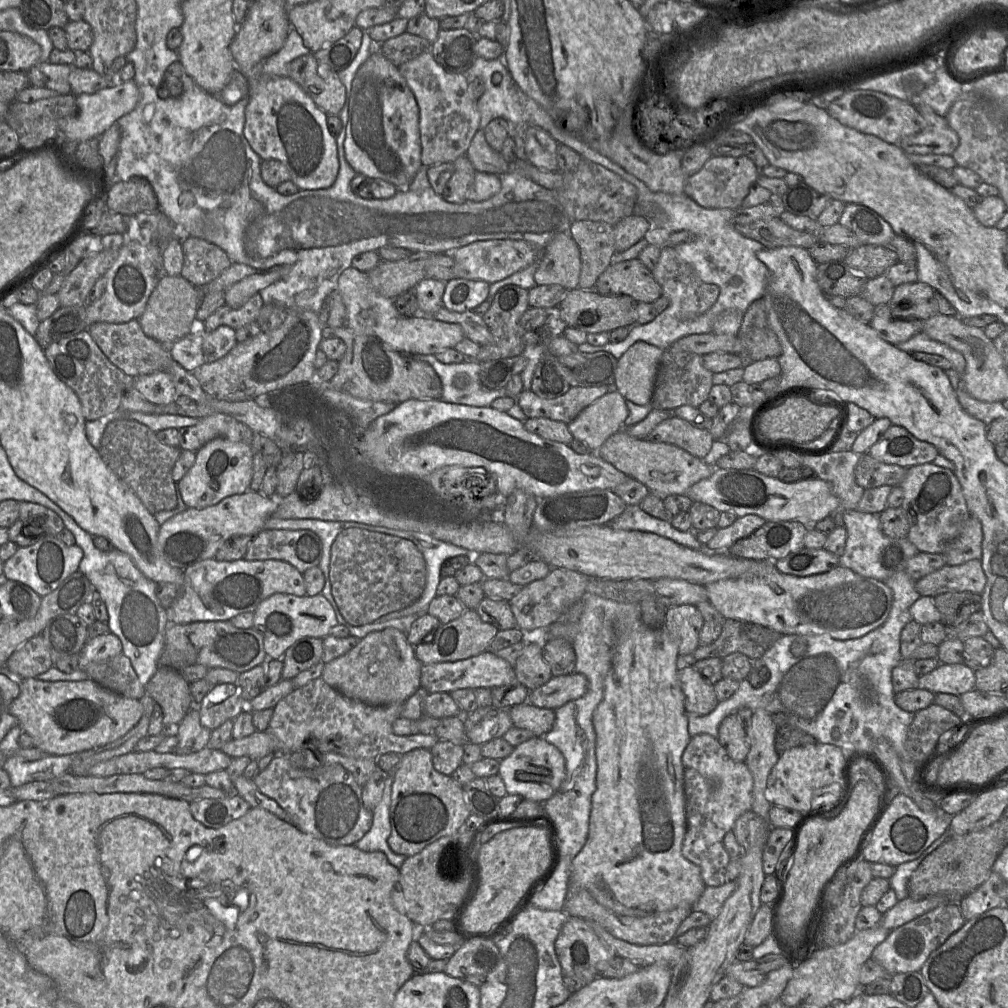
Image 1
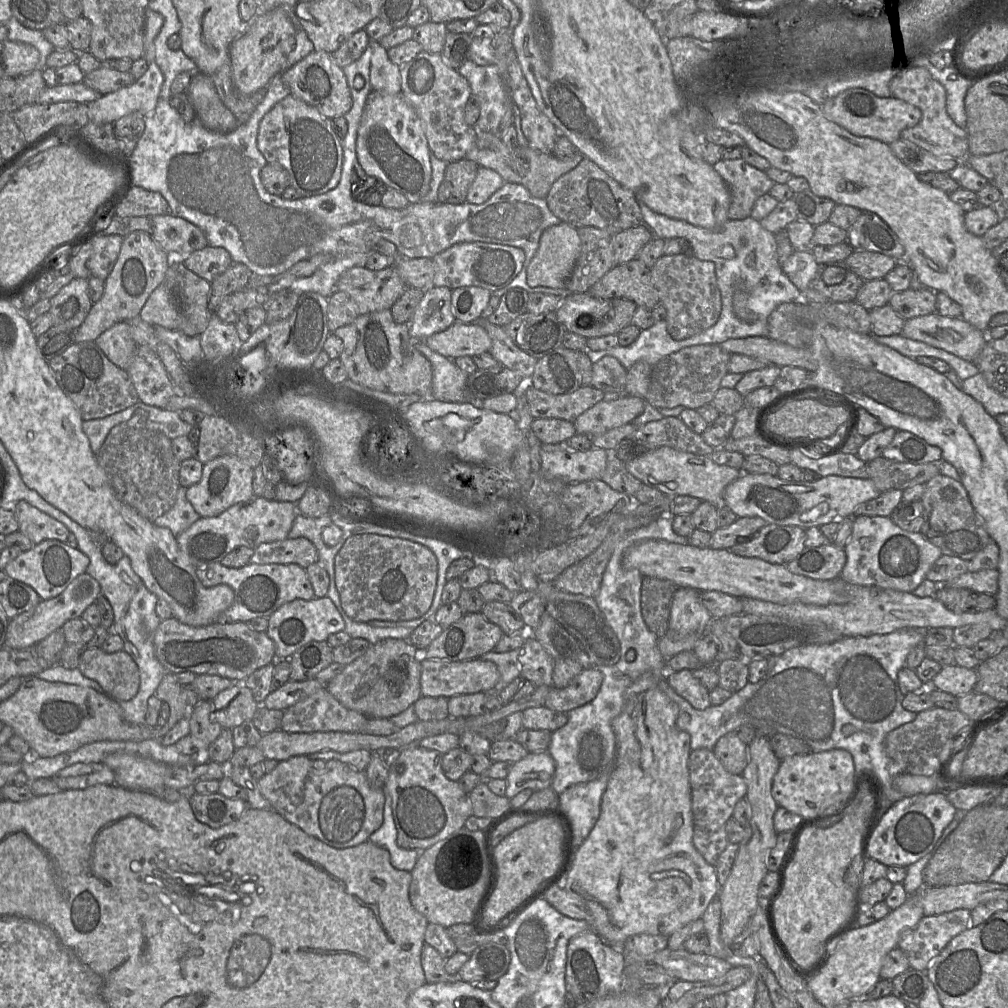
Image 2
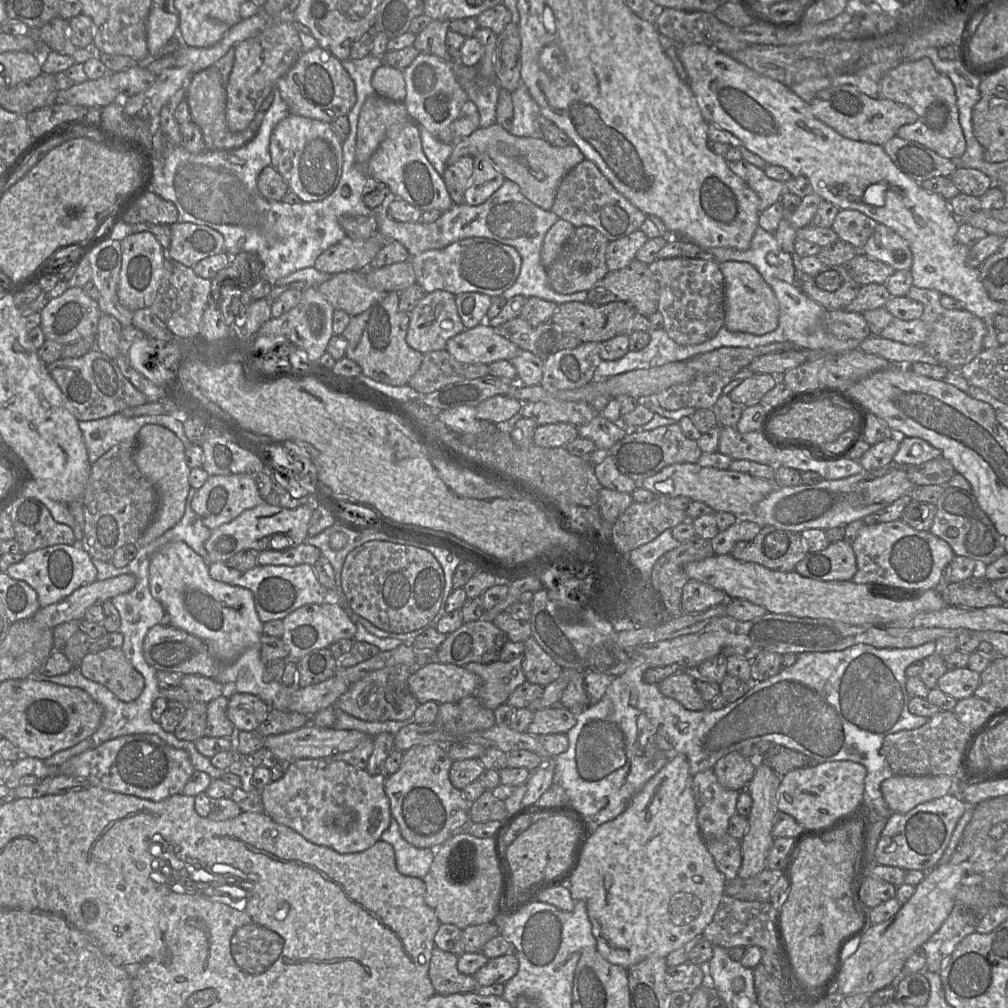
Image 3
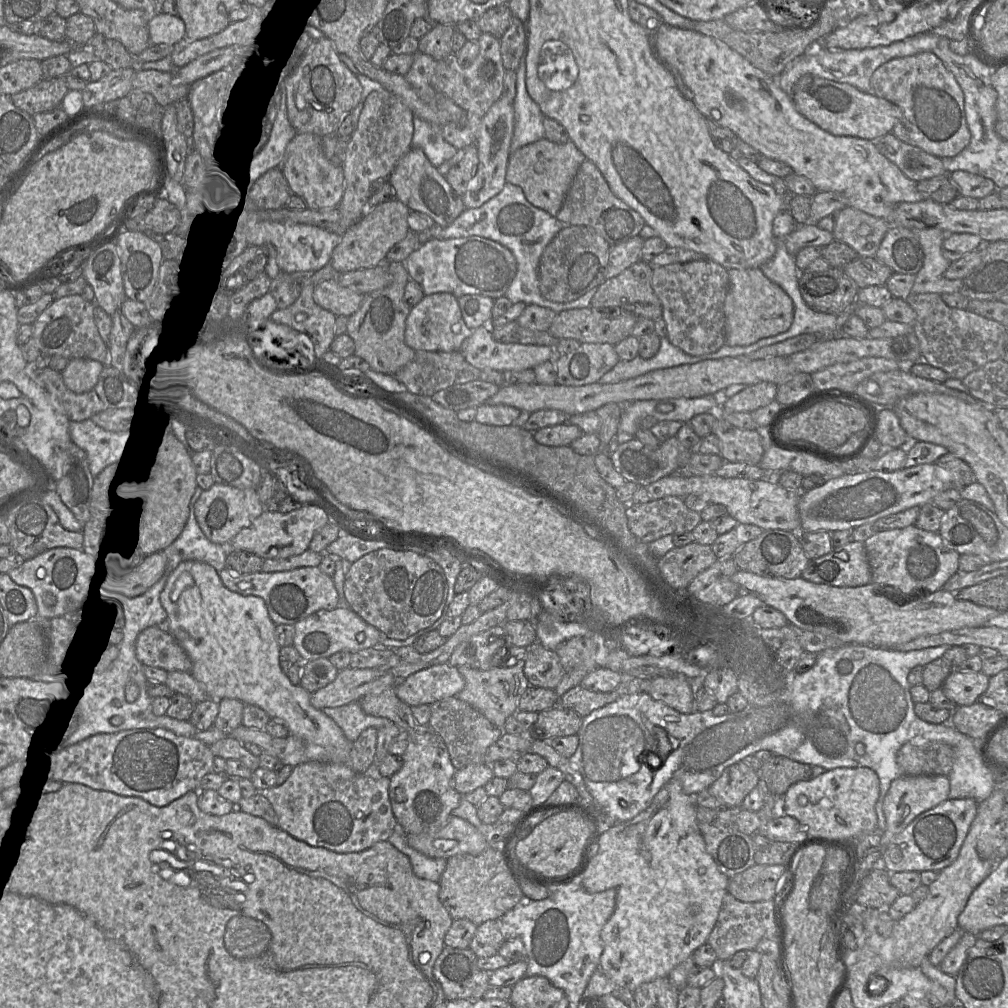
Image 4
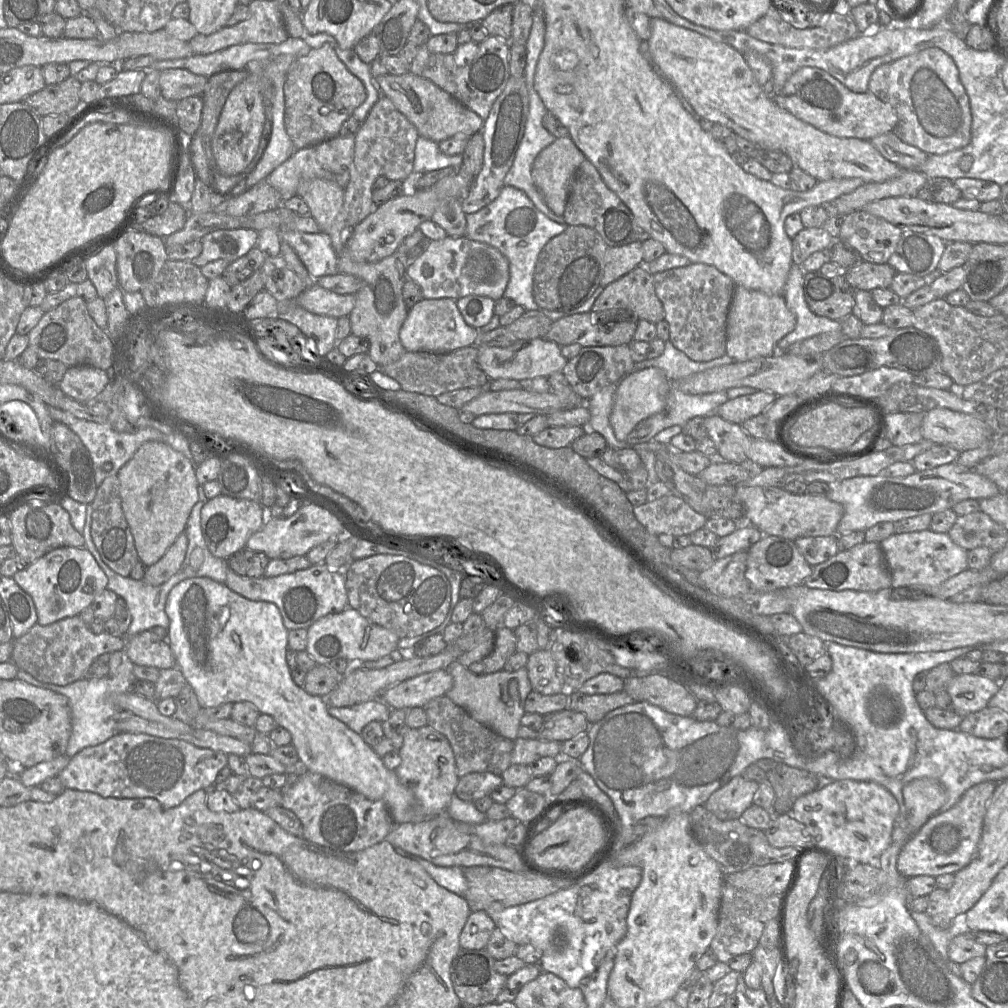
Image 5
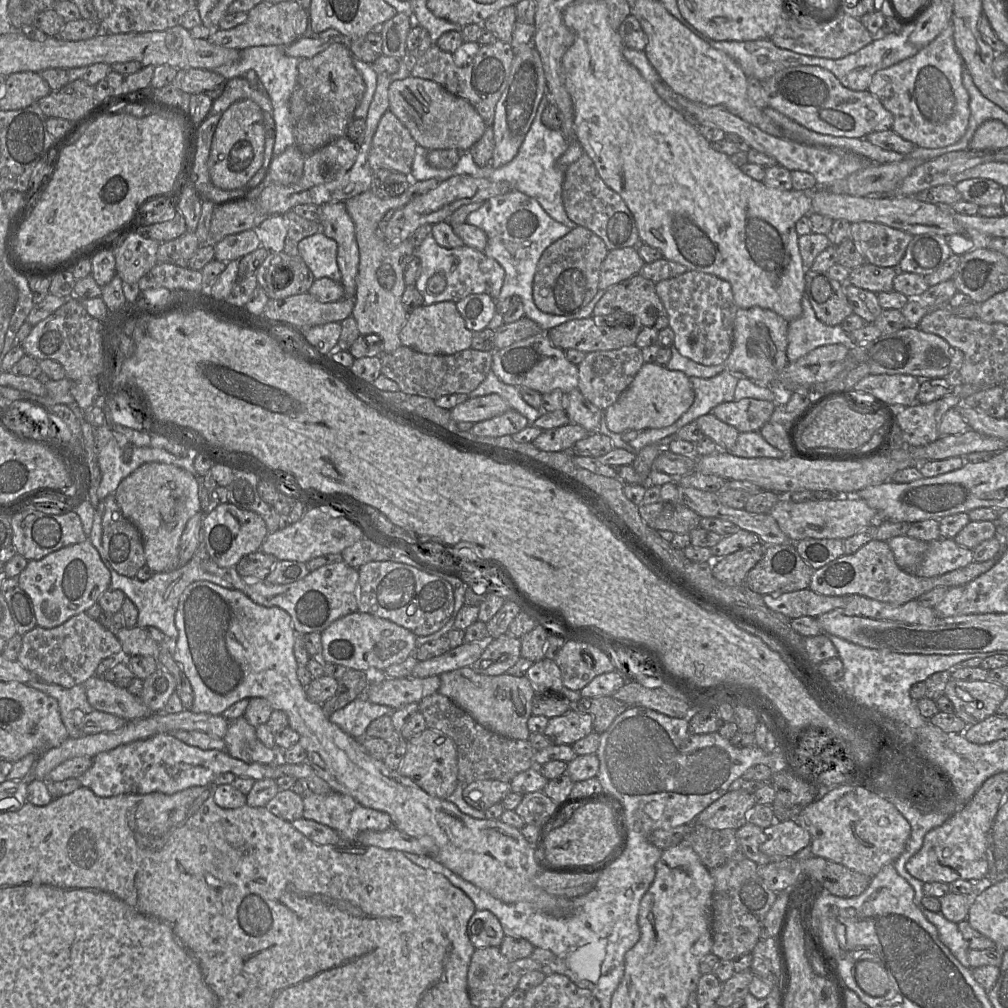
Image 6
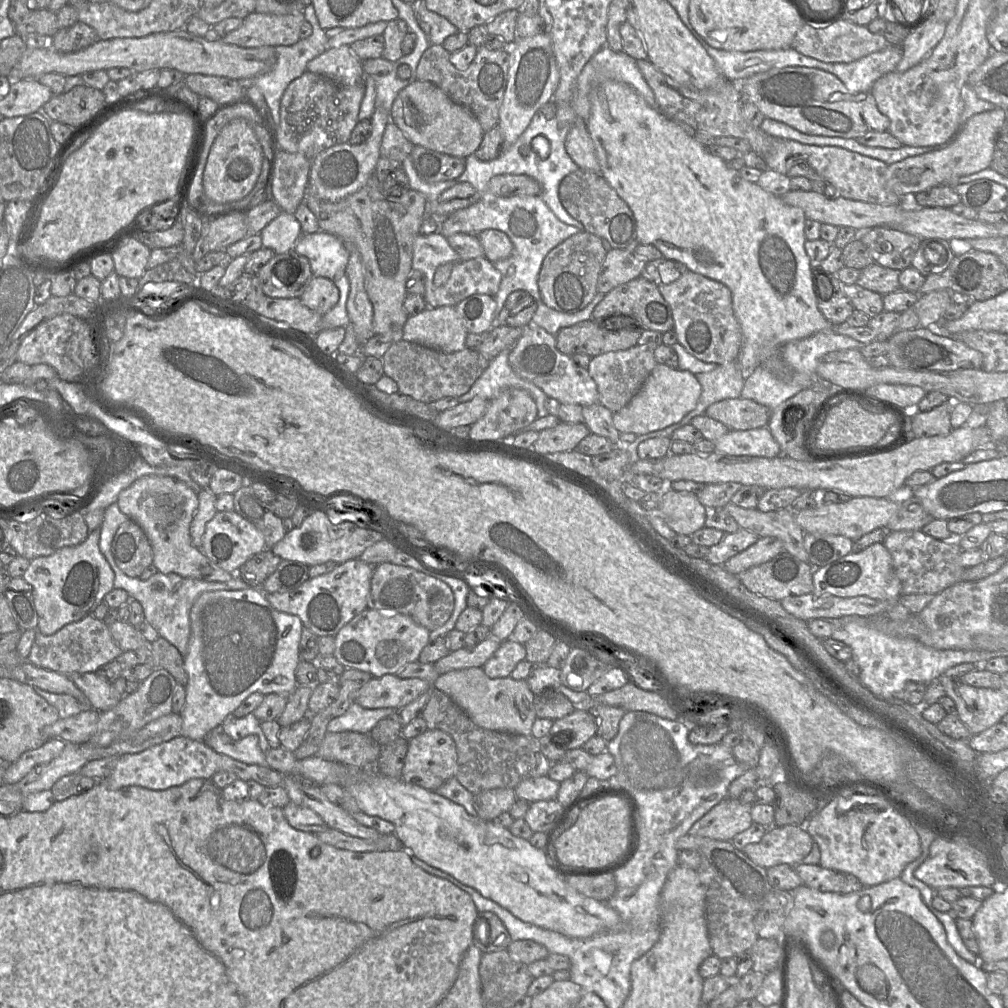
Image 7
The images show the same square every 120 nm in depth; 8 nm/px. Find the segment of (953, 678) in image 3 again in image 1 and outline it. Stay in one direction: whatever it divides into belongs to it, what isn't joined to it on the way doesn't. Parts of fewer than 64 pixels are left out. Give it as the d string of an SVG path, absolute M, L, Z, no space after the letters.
M940 663L933 671L919 677L919 688L933 693L962 695L975 688L975 670L965 663Z

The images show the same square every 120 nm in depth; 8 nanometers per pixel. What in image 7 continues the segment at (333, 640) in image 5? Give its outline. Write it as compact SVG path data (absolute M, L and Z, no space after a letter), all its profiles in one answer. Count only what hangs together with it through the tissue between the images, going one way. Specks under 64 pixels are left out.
M365 609L344 625L334 637L333 656L346 669L369 672L372 677L396 674L407 664L417 661L422 649L429 643L430 631L403 614L384 614L374 609Z

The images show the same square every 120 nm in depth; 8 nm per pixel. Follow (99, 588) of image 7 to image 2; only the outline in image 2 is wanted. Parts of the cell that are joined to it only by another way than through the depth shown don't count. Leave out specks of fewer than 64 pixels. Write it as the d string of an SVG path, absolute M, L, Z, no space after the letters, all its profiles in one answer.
M47 539L21 552L3 571L9 577L31 586L41 599L46 600L61 594L73 579L85 573L89 561L88 556L79 548L72 548L59 540Z

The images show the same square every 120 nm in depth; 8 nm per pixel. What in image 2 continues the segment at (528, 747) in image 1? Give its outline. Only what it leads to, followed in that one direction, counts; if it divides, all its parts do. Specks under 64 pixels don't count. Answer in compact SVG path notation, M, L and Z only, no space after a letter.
M548 752L528 753L513 763L505 779L504 796L510 800L525 789L536 792L551 787L554 773L555 763Z

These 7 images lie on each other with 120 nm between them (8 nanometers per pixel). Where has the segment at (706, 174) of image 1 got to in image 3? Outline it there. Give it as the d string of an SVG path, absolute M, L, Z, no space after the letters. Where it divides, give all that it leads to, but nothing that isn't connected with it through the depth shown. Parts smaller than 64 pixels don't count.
M744 159L728 162L728 166L758 195L760 213L780 201L781 196L786 191L785 183L771 179L764 173L764 170Z

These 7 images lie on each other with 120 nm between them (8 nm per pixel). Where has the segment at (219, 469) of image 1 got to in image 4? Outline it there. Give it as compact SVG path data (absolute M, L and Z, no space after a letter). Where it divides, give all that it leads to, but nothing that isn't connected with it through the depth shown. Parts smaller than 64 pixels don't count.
M215 483L204 490L194 506L196 520L204 535L213 543L228 546L234 537L266 510L265 504L259 499L256 489L237 488Z

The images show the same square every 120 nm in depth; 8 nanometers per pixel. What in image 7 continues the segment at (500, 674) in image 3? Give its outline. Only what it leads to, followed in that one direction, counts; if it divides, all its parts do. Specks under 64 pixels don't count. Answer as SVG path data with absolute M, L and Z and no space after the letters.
M471 667L441 674L433 688L447 694L478 726L497 732L532 735L536 720L535 694L526 680L515 680L510 676L490 678L482 667Z

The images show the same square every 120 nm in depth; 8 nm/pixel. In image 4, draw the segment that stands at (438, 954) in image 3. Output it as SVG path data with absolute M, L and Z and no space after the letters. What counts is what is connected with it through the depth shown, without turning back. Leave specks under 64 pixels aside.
M445 946L437 957L433 975L440 984L446 1000L476 1000L483 998L489 988L489 975L492 971L485 971L477 966L477 956L470 948L452 948Z

